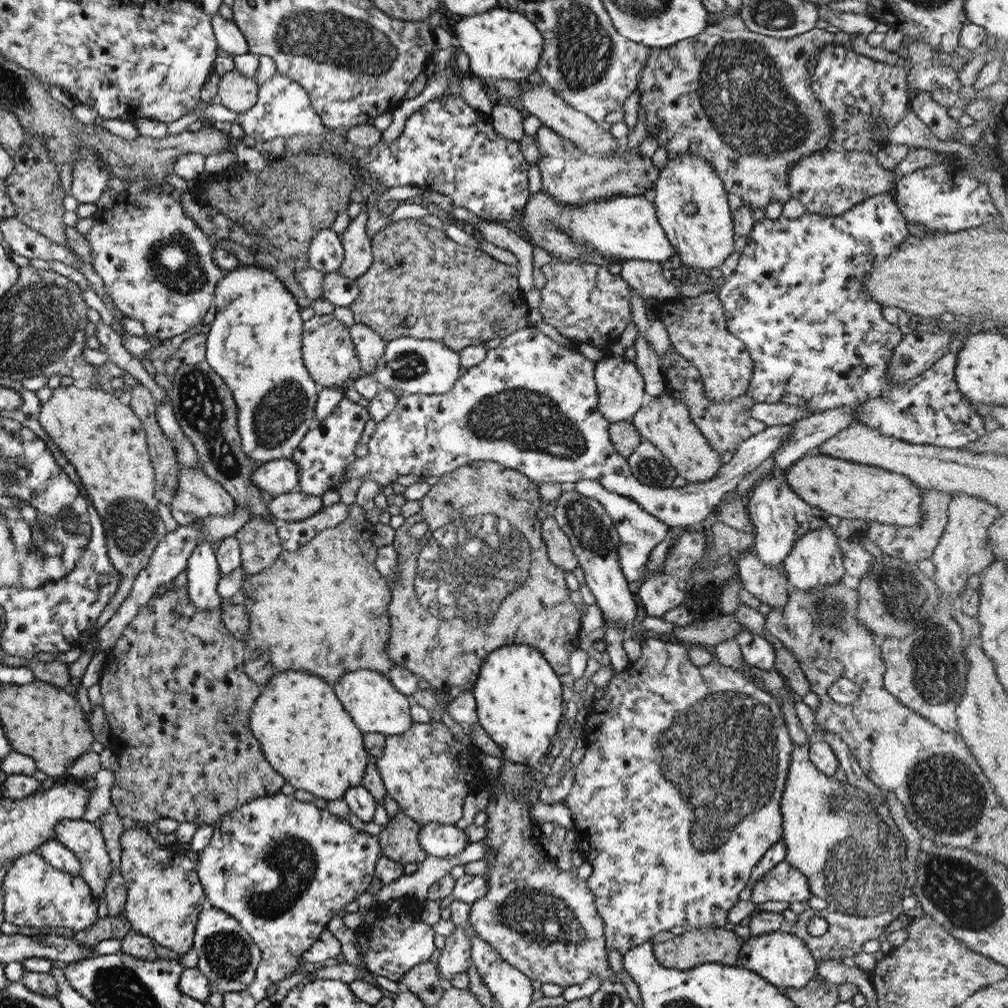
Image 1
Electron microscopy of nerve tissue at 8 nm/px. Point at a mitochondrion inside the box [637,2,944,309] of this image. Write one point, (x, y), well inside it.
(740, 97)

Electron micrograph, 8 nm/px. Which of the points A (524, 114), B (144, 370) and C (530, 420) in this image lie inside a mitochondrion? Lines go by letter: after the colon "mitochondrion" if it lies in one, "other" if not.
A: other
B: other
C: mitochondrion

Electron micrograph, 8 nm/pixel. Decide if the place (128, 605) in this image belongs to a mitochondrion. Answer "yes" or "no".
no

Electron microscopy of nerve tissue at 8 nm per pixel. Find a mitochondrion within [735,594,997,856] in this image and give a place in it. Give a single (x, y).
(946, 796)

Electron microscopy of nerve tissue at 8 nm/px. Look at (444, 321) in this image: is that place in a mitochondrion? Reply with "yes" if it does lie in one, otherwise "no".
no

